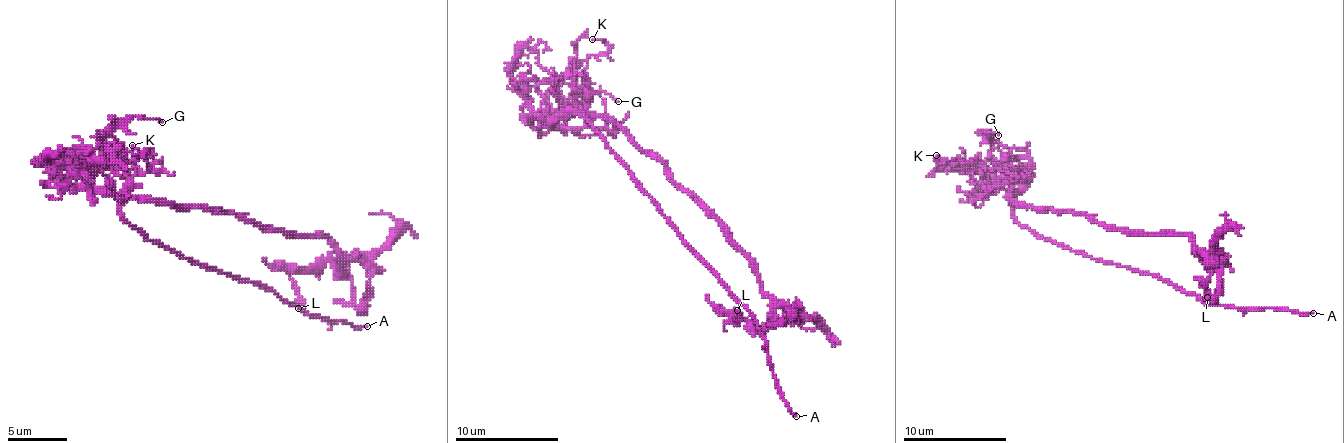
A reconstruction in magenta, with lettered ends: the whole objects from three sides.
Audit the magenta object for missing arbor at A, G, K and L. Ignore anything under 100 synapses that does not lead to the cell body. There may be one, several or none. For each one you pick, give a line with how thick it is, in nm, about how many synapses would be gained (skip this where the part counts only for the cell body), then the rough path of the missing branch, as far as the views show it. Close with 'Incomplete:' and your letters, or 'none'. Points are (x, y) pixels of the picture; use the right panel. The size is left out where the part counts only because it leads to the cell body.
A: 190 nm thick; missing branch runs (1313, 313), (1315, 318), (1303, 326), (1233, 331), (1181, 310), (1168, 300), (1153, 300), (1130, 274), (1122, 277)
Incomplete: A

